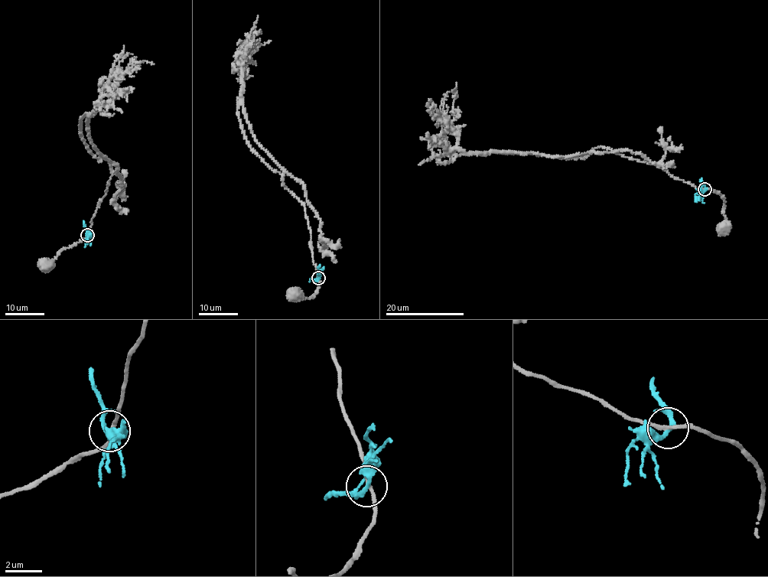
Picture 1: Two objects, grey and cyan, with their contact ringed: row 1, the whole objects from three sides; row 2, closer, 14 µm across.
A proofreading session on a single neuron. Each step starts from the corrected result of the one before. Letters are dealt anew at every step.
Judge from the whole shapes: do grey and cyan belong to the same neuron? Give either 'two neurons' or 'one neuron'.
two neurons

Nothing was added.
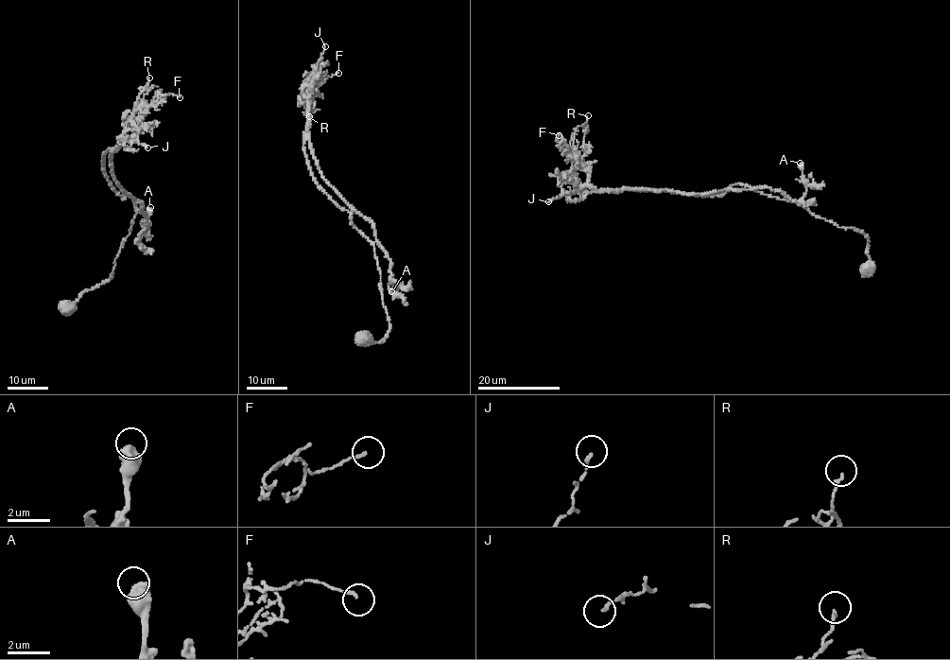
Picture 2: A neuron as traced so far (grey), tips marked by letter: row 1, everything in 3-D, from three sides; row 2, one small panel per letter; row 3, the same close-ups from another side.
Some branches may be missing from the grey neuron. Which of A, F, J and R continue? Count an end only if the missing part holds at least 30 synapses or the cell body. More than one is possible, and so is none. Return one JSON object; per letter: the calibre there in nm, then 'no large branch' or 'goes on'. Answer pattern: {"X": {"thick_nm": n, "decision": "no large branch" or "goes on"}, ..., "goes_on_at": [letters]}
{"A": {"thick_nm": 600, "decision": "no large branch"}, "F": {"thick_nm": 120, "decision": "no large branch"}, "J": {"thick_nm": 150, "decision": "no large branch"}, "R": {"thick_nm": 130, "decision": "no large branch"}, "goes_on_at": []}

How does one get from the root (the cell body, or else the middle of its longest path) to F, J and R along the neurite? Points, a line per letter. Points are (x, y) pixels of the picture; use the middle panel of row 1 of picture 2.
F: (364, 339), (380, 342), (389, 329), (374, 246), (317, 183), (303, 145), (305, 92), (321, 75), (338, 73)
J: (364, 339), (380, 342), (389, 329), (374, 246), (317, 183), (304, 150), (310, 77), (325, 46)
R: (364, 339), (380, 342), (389, 329), (374, 246), (315, 180), (303, 145), (307, 97), (309, 116)

